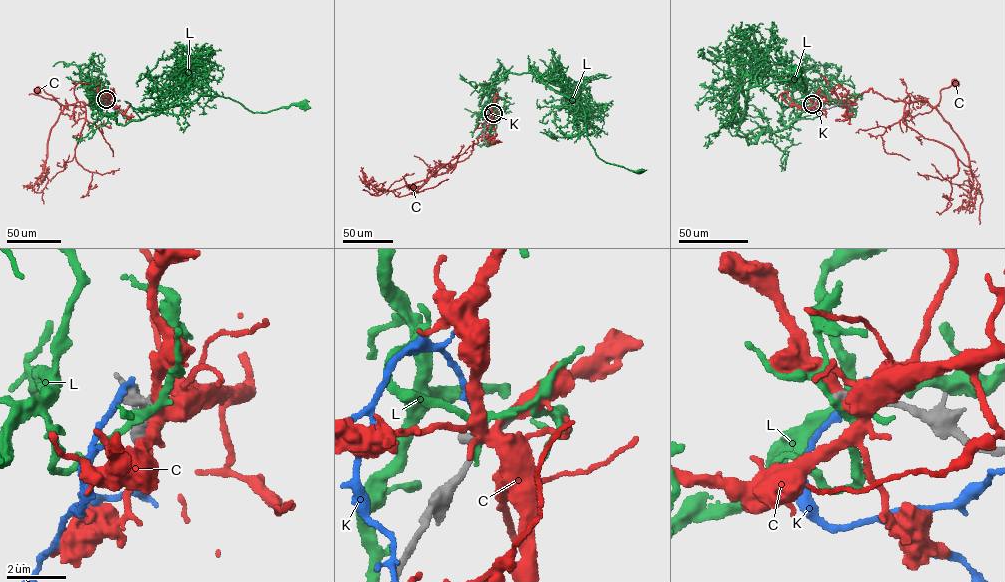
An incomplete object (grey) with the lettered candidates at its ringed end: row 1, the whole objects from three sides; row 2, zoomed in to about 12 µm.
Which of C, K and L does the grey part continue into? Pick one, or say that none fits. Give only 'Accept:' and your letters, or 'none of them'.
Accept: none of them

